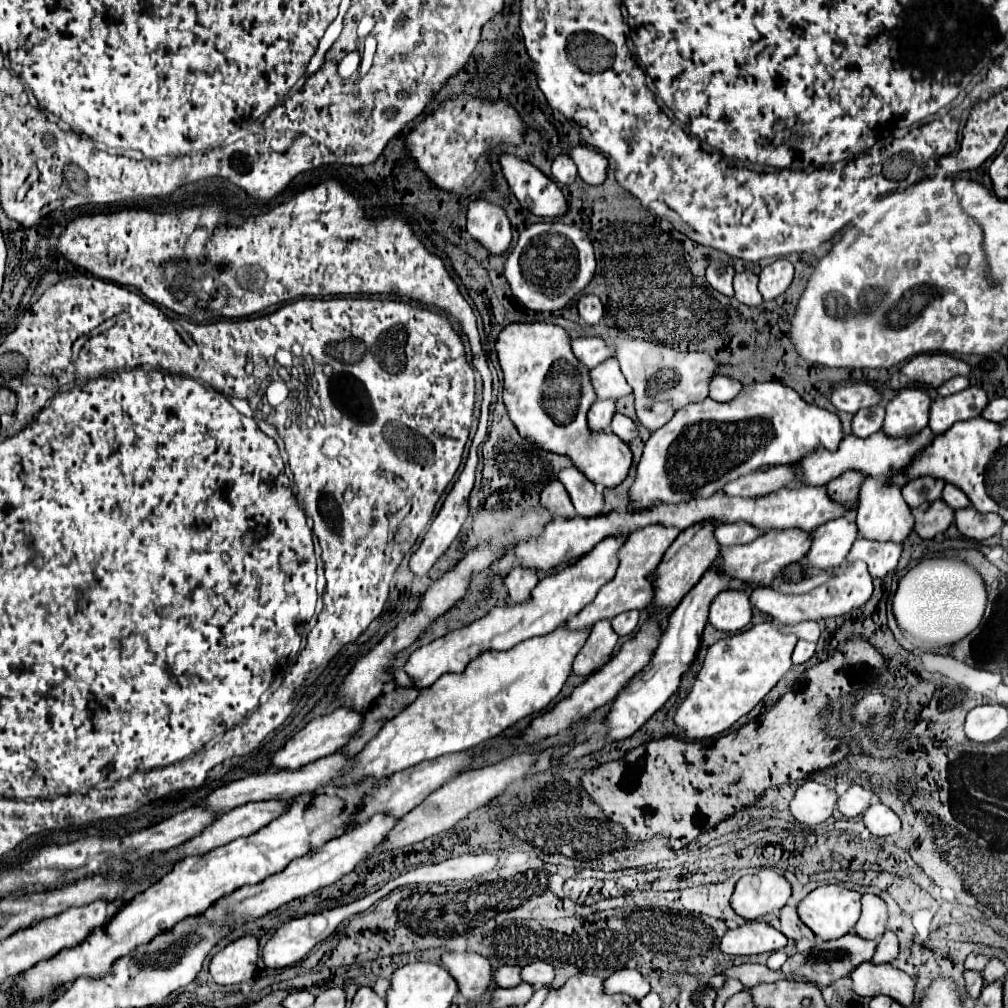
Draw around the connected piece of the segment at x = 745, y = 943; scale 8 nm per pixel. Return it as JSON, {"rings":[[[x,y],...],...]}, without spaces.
{"rings":[[[745,922],[735,930],[727,930],[721,940],[721,952],[731,956],[753,956],[785,948],[787,938],[763,922]]]}

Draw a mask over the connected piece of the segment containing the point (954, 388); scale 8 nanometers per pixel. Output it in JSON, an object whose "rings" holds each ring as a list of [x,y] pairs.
{"rings":[[[955,376],[955,378],[951,378],[949,382],[941,384],[941,386],[937,388],[937,392],[939,392],[939,396],[949,396],[949,394],[955,394],[955,392],[965,390],[967,386],[969,386],[969,378],[967,378],[967,376]]]}

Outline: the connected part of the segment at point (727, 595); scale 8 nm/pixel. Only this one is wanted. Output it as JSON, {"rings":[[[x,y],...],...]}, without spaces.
{"rings":[[[723,590],[709,606],[709,624],[735,634],[751,620],[751,602],[745,590]]]}

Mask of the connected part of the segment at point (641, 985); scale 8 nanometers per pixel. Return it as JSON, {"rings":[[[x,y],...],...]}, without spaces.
{"rings":[[[617,970],[613,972],[607,980],[605,980],[605,990],[615,994],[615,992],[623,992],[629,994],[635,1000],[641,1000],[643,996],[649,994],[649,982],[639,974],[639,970]]]}

